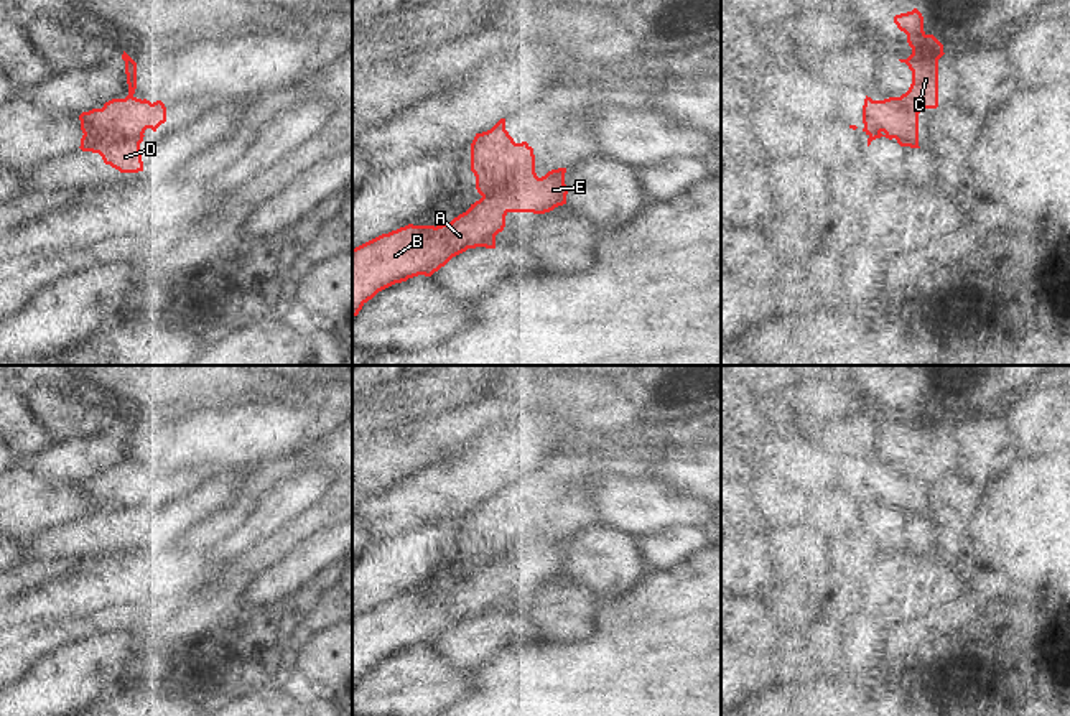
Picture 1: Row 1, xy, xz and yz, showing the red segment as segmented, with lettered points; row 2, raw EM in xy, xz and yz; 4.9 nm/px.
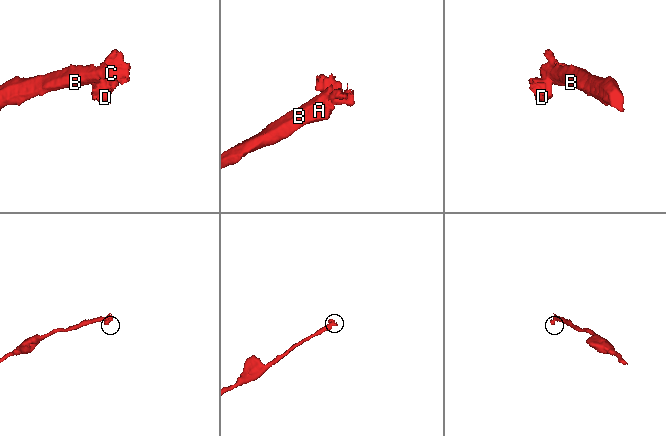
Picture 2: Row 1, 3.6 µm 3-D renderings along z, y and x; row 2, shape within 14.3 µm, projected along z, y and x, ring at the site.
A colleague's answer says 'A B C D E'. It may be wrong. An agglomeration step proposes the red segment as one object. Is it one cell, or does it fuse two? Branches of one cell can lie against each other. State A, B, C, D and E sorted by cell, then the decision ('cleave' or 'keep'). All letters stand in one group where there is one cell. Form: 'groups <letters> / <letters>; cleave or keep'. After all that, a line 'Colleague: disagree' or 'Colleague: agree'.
groups A B C E / D; cleave
Colleague: disagree

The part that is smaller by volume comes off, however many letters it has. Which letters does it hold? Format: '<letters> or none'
D

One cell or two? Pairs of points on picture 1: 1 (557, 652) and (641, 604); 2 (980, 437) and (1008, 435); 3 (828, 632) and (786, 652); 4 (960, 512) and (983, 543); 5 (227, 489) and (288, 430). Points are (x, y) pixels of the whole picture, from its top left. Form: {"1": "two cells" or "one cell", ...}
{"1": "one cell", "2": "one cell", "3": "one cell", "4": "two cells", "5": "two cells"}

